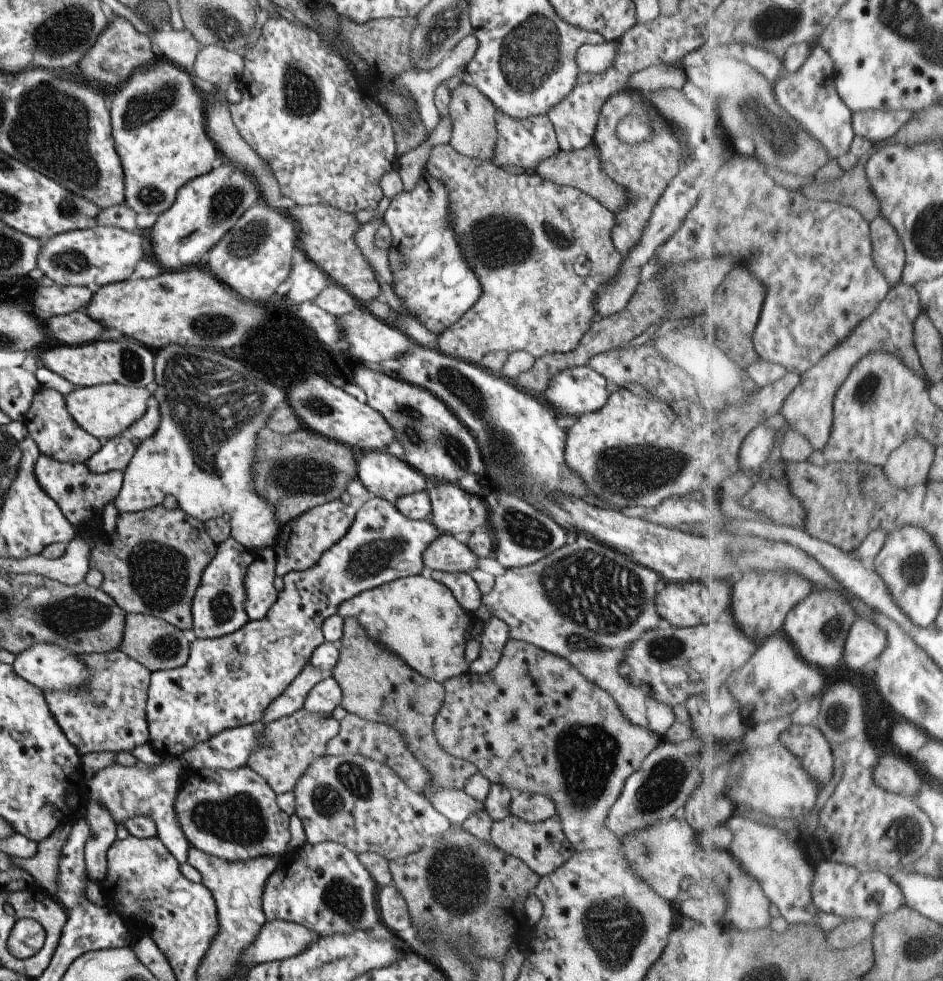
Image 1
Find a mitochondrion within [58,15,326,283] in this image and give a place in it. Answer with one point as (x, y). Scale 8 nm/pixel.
(148, 105)

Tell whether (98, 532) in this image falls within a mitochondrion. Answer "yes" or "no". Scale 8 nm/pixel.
no

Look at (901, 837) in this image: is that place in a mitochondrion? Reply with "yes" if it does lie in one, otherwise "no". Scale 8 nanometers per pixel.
yes

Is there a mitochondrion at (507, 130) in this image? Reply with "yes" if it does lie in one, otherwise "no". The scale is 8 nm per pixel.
no

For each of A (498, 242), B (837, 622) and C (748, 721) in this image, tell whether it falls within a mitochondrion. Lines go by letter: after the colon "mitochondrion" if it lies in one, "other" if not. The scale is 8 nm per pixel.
A: mitochondrion
B: mitochondrion
C: other

